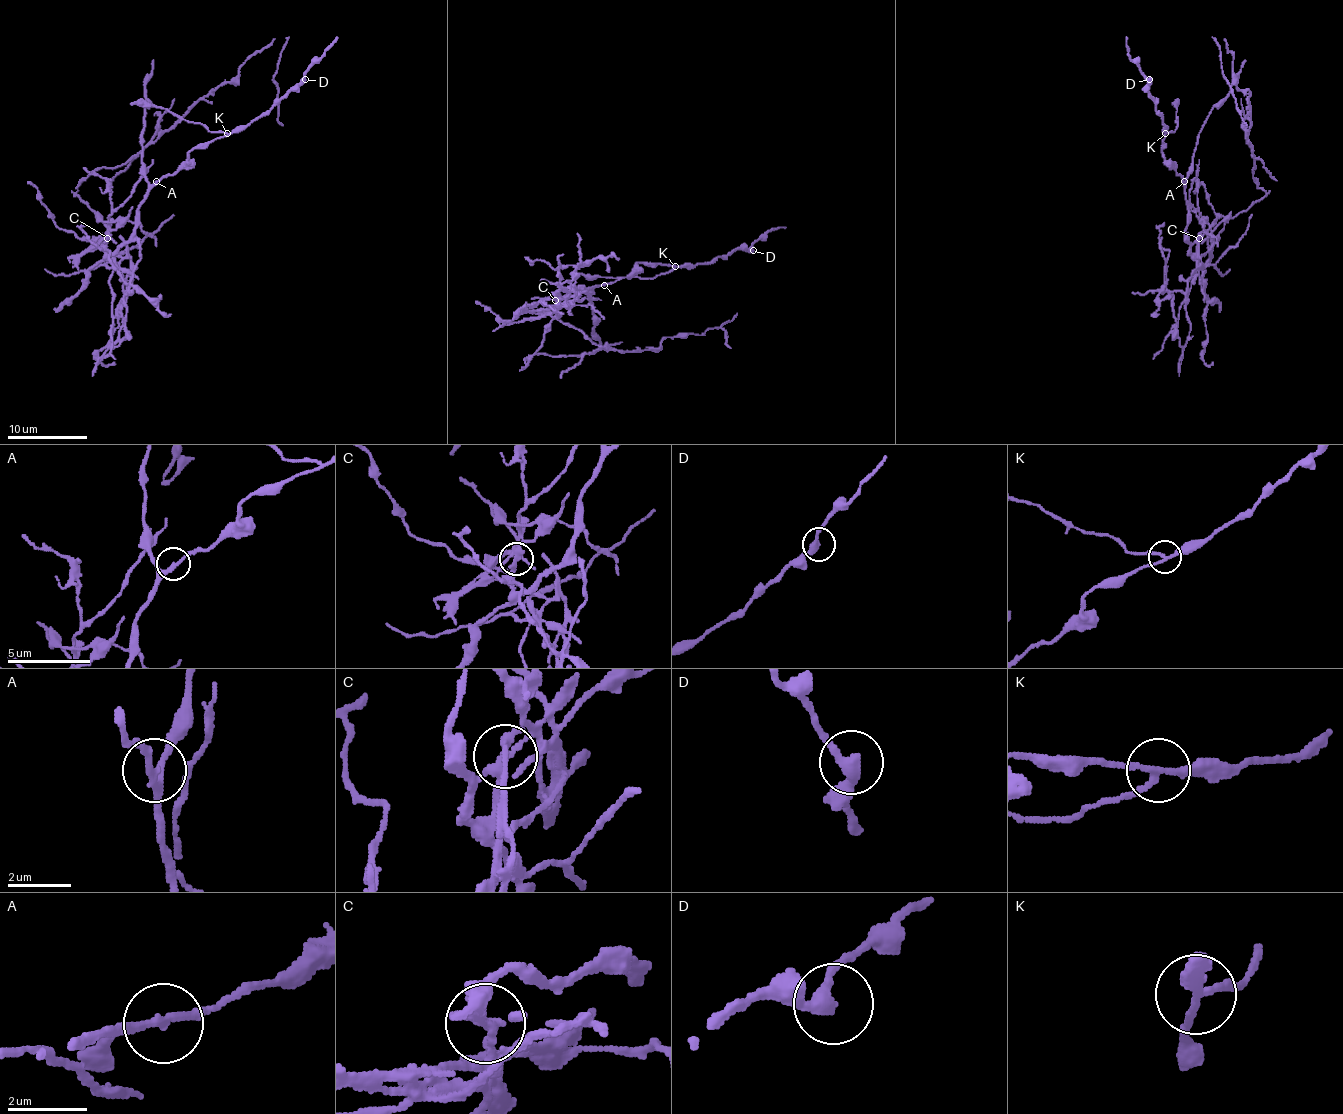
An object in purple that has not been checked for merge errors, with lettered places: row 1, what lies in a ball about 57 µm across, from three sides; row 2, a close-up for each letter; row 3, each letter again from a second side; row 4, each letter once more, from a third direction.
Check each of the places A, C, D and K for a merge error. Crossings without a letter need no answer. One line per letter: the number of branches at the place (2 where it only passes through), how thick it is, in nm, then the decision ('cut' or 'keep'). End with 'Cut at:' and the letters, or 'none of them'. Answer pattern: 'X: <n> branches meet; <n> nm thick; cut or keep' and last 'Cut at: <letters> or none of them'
A: 3 branches meet; 180 nm thick; keep
C: 2 branches meet; 280 nm thick; cut
D: 2 branches meet; 320 nm thick; keep
K: 3 branches meet; 170 nm thick; cut
Cut at: C, K

